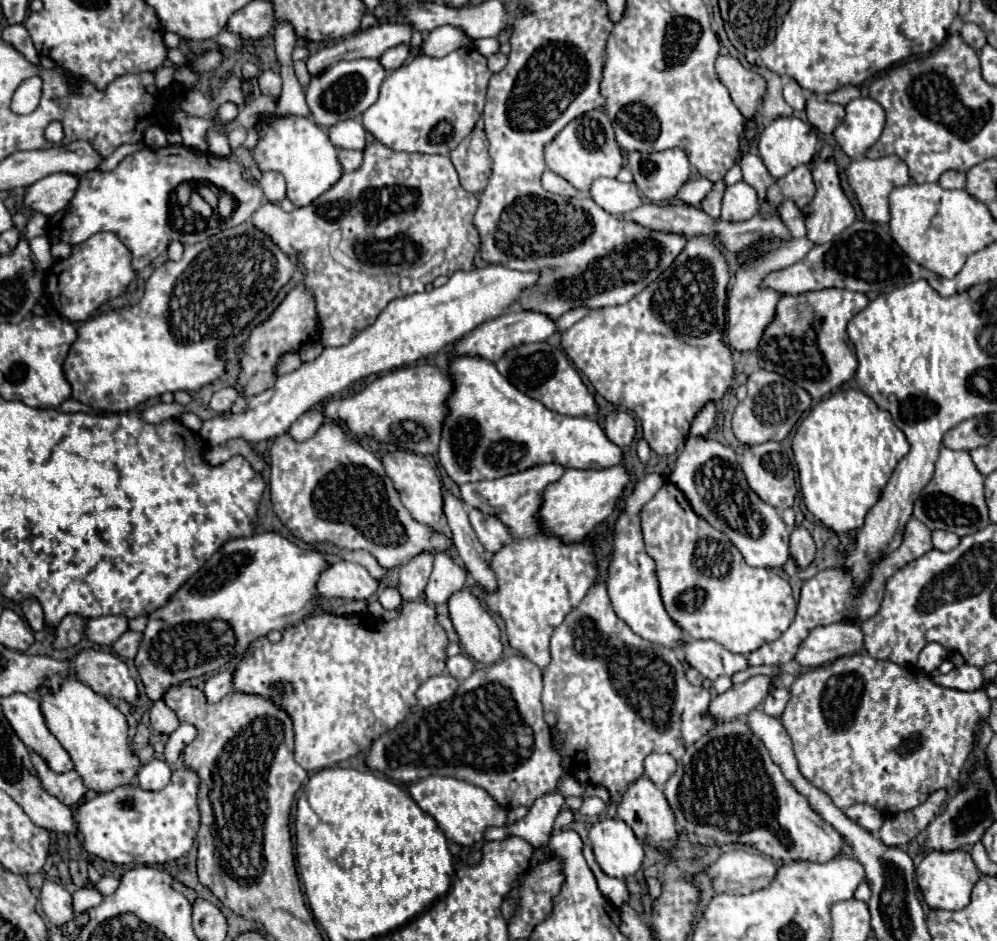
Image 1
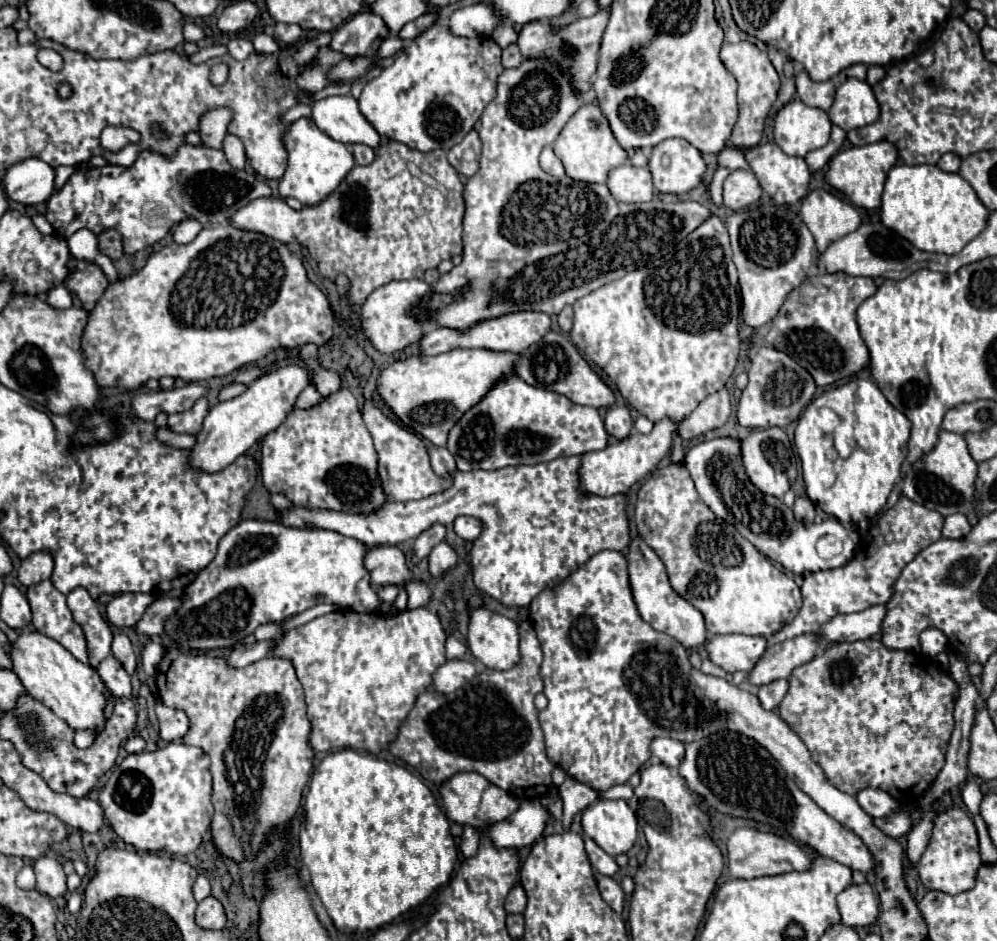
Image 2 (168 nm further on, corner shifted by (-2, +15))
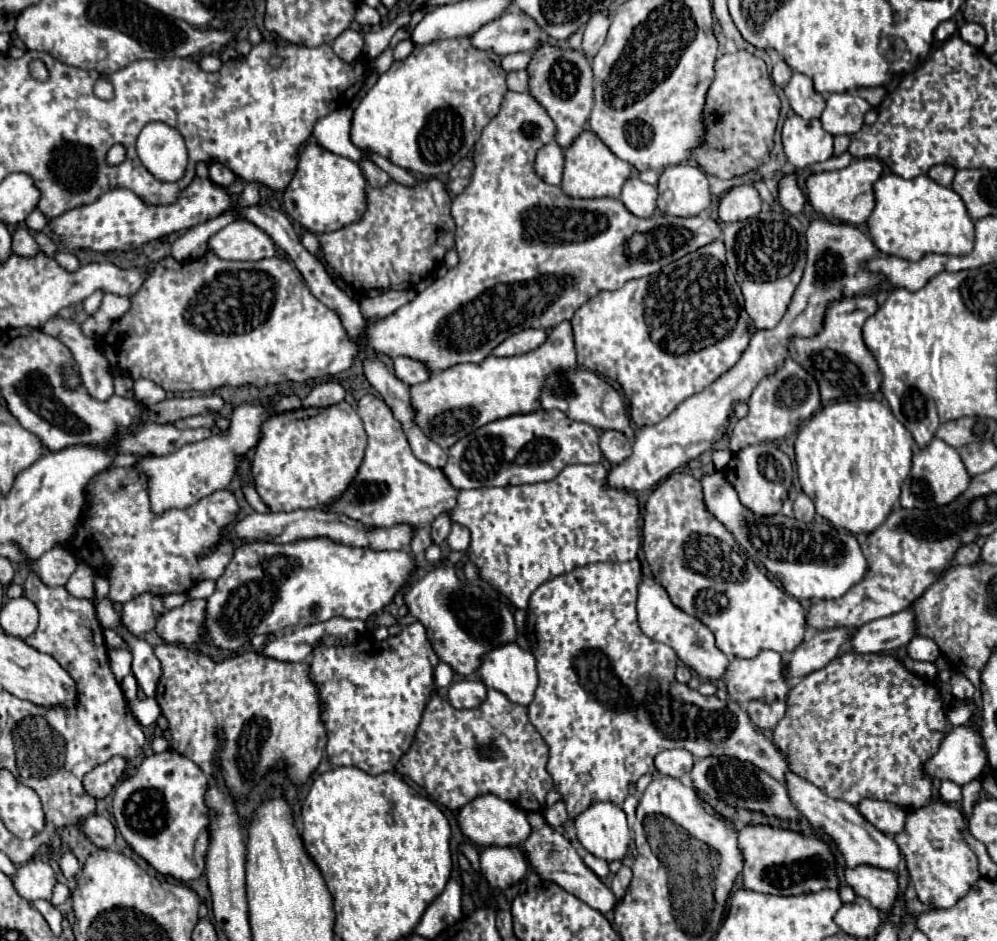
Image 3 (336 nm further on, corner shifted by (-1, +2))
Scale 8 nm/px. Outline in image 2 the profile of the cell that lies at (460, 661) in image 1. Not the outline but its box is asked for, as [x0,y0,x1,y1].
[446,635,466,659]

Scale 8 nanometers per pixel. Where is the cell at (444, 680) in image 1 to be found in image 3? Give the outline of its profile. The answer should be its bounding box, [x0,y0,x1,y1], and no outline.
[449,678,487,708]

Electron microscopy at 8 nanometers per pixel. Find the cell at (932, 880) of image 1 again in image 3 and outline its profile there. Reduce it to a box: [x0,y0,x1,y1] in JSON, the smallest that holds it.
[893,794,979,908]

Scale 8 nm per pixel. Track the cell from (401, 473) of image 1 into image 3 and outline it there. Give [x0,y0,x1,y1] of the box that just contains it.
[321,396,457,554]

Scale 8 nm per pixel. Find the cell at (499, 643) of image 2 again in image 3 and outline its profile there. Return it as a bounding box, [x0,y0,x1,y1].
[477,642,539,706]

